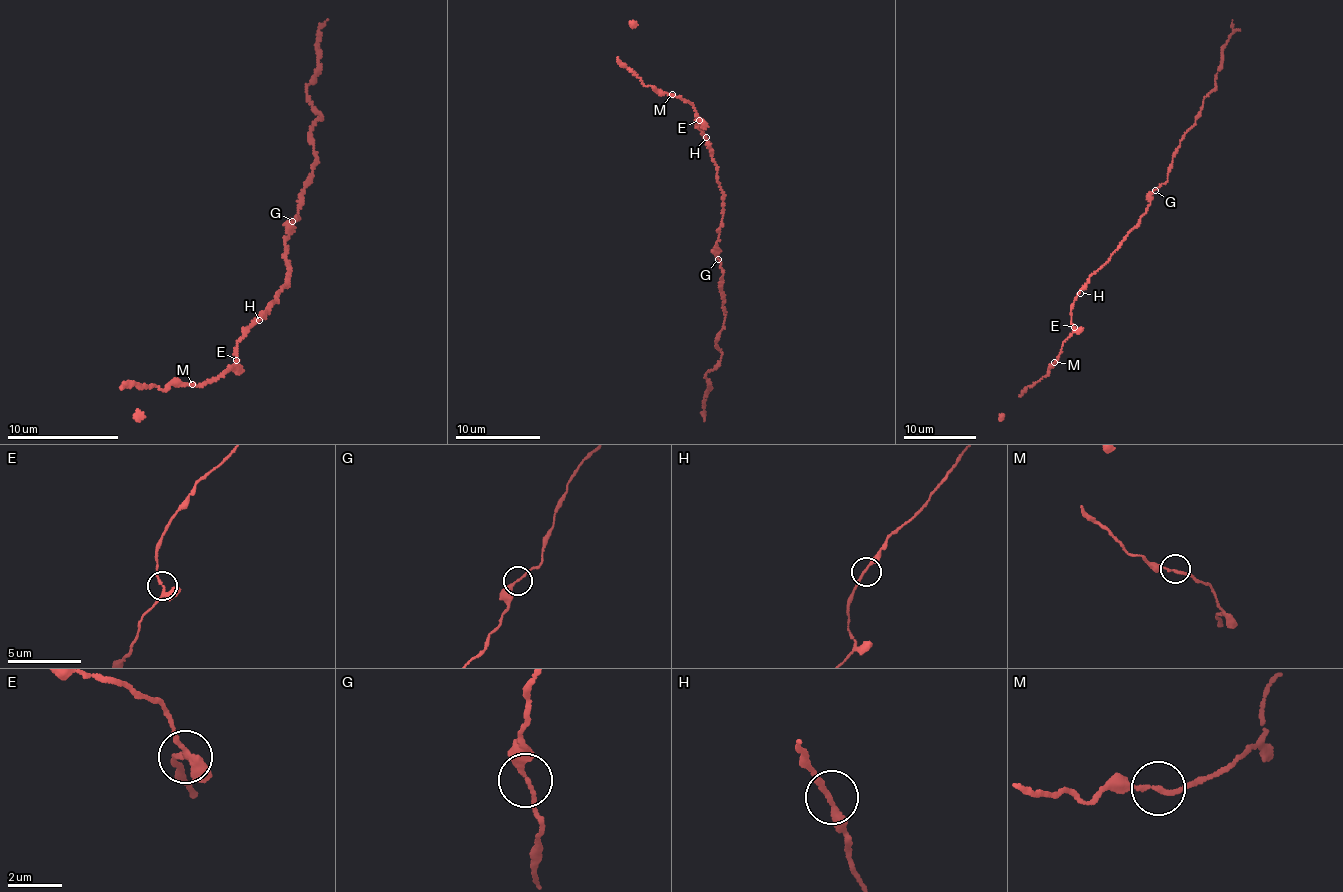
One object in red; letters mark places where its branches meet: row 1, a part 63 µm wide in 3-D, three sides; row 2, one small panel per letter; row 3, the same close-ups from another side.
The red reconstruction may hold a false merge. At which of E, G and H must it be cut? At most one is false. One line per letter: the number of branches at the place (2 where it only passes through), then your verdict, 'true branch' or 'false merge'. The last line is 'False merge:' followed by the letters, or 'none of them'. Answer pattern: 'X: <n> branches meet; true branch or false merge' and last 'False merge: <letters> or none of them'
E: 3 branches meet; true branch
G: 2 branches meet; true branch
H: 2 branches meet; true branch
False merge: none of them

